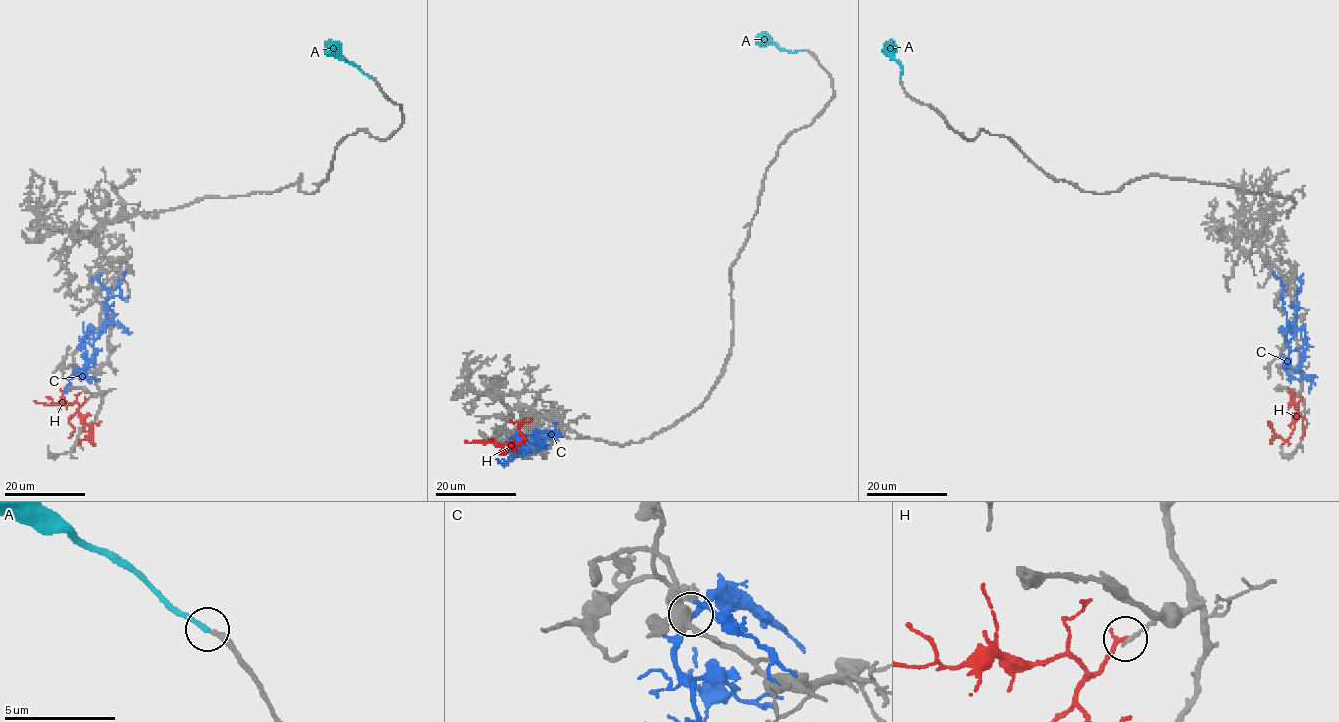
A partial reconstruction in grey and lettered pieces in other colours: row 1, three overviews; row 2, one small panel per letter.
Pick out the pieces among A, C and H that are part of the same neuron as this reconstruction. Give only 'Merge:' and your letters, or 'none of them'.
Merge: A

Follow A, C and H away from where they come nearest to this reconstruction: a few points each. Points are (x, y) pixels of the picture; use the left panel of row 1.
A: (371, 77), (337, 56), (324, 43)
C: (80, 369), (91, 359), (92, 342), (98, 331), (113, 318), (111, 310), (105, 307), (108, 291), (90, 277)
H: (87, 399), (78, 412), (92, 430), (91, 440), (89, 429), (100, 421)

